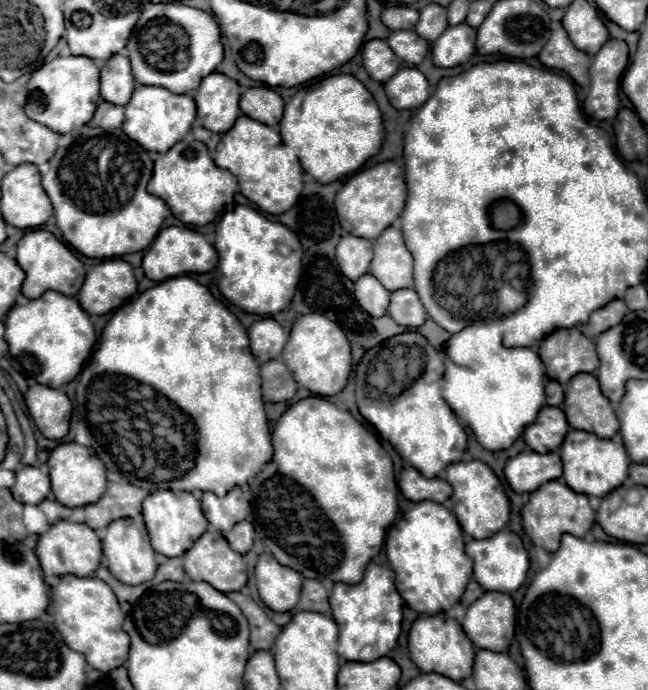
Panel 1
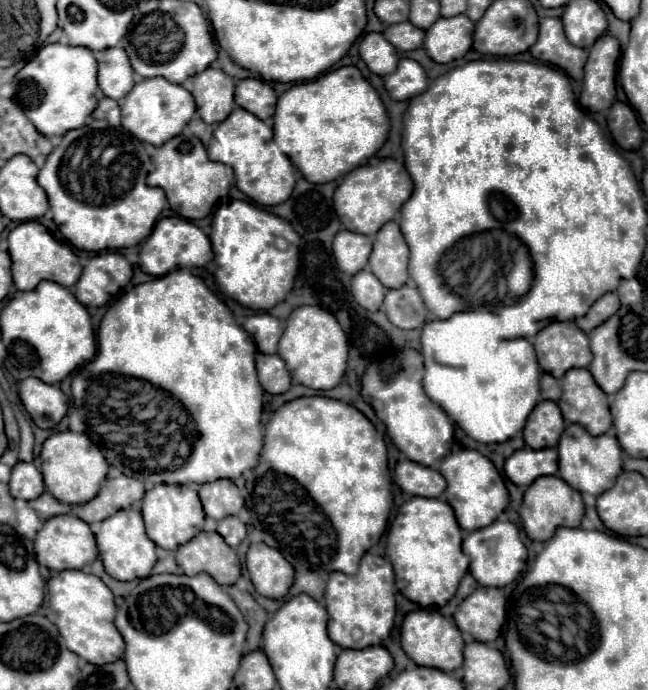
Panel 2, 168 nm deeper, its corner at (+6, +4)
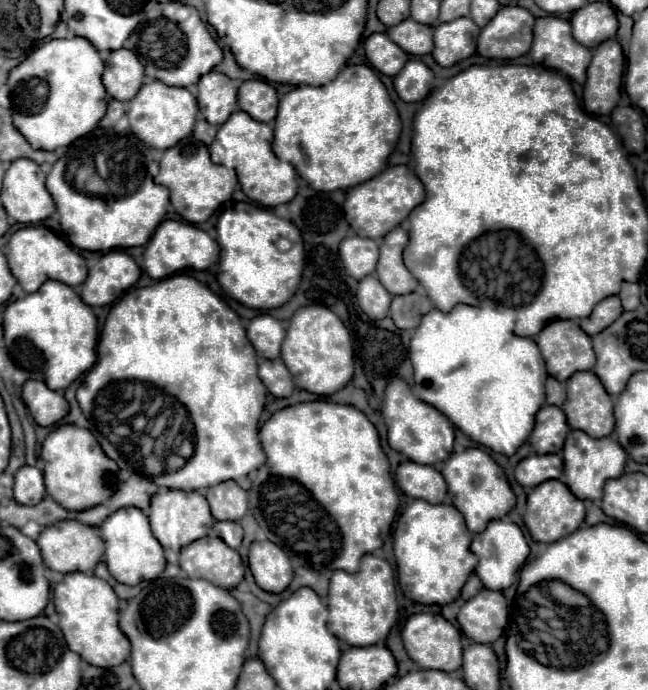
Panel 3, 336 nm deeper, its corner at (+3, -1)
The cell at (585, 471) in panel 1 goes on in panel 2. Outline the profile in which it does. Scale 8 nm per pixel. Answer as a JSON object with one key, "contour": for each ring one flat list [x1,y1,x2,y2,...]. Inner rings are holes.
{"contour":[[568,425,564,429,558,443,558,455,560,455,558,477,582,493,600,495,606,489,610,489,616,477,622,473,622,449,616,437,606,435,606,433,594,437,582,425]]}

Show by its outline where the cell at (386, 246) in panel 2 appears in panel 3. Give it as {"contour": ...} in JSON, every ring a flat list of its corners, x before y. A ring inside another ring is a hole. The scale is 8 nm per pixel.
{"contour":[[395,226,395,230,387,232,381,240,379,248,379,262,377,262,377,276,387,288,387,292,395,294,409,294,417,290,419,282,407,270,403,262,403,248,407,244,407,230,403,226]]}

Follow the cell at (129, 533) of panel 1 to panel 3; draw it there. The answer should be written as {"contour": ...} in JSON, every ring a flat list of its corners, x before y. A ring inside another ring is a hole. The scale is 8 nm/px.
{"contour":[[121,508,113,512,101,524,101,538,105,542,105,564,117,582,135,586,143,580,155,580,163,572,165,568,163,548,151,534,149,520,139,508]]}

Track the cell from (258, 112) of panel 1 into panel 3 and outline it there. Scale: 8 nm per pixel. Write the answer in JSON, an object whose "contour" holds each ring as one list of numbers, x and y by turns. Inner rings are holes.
{"contour":[[247,80,239,88,239,108,259,122,273,122,277,114,277,92,265,80]]}

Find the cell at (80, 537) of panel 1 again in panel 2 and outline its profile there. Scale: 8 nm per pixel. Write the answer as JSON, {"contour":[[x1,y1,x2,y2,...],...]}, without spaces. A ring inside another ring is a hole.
{"contour":[[60,515,60,517,48,519,34,539,34,549,36,549,38,563,42,567,48,567,48,569,54,569,54,571,82,569,98,557,96,539,92,535,88,523,84,523,82,519,78,519,74,515]]}

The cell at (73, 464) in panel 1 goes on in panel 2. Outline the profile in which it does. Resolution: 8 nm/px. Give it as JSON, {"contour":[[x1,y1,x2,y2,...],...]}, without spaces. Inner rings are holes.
{"contour":[[58,431,50,435,42,445,42,475,48,493,52,493,62,503,88,503,96,497,100,483,108,475,108,463,102,451,84,435,74,431]]}

